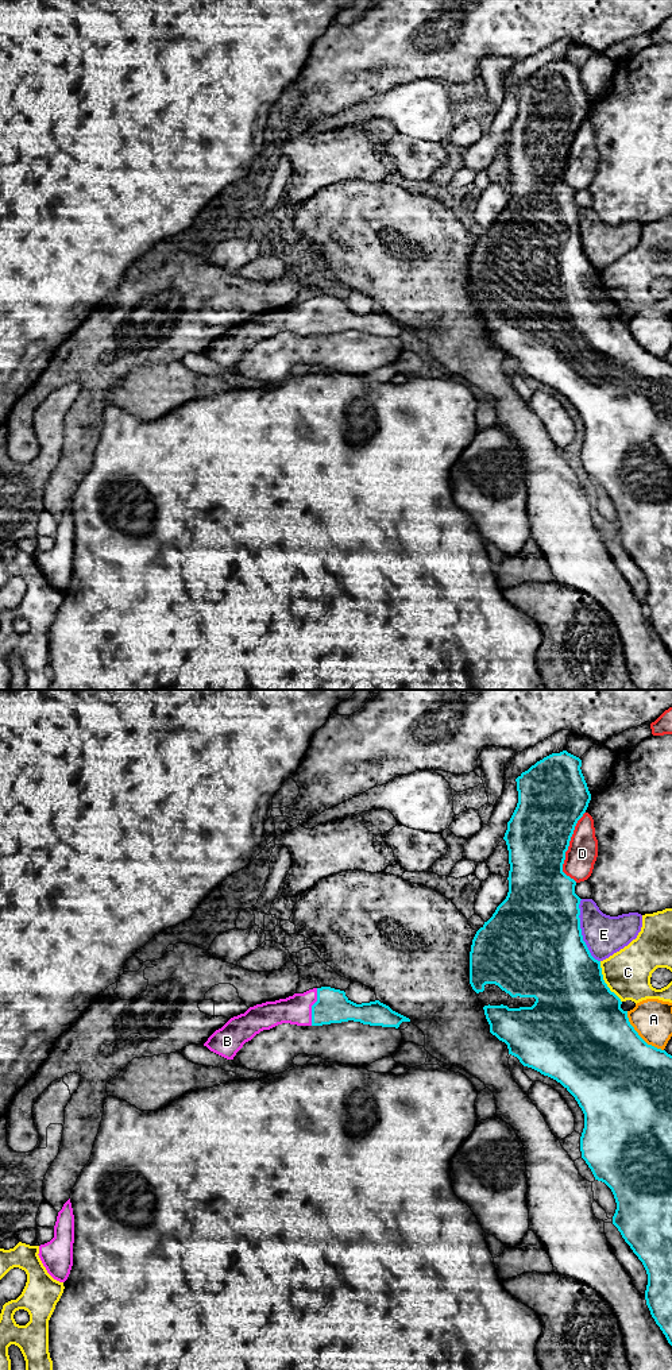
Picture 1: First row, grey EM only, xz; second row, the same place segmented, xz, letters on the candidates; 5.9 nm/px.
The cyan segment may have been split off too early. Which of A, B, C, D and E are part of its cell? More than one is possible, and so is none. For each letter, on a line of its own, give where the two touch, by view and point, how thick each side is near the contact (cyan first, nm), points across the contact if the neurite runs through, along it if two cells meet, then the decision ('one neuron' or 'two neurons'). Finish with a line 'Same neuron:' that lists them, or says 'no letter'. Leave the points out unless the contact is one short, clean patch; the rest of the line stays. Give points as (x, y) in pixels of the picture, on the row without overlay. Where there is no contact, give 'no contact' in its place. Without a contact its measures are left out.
A: meets cyan in xz at (638, 344); 500 nm thick on the cyan side, 240 nm on the other; two neurons
B: meets cyan in xz at (312, 316); 200 nm thick on the cyan side, 180 nm on the other; one neuron
C: meets cyan in xz at (603, 290); 500 nm thick on the cyan side, 280 nm on the other; two neurons
D: meets cyan in xz at (567, 157); 380 nm thick on the cyan side, 180 nm on the other; two neurons
E: meets cyan in xz at (580, 240); 500 nm thick on the cyan side, 240 nm on the other; two neurons
Same neuron: B

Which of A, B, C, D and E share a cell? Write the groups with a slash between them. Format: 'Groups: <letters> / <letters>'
Groups: A / B / C / D / E

